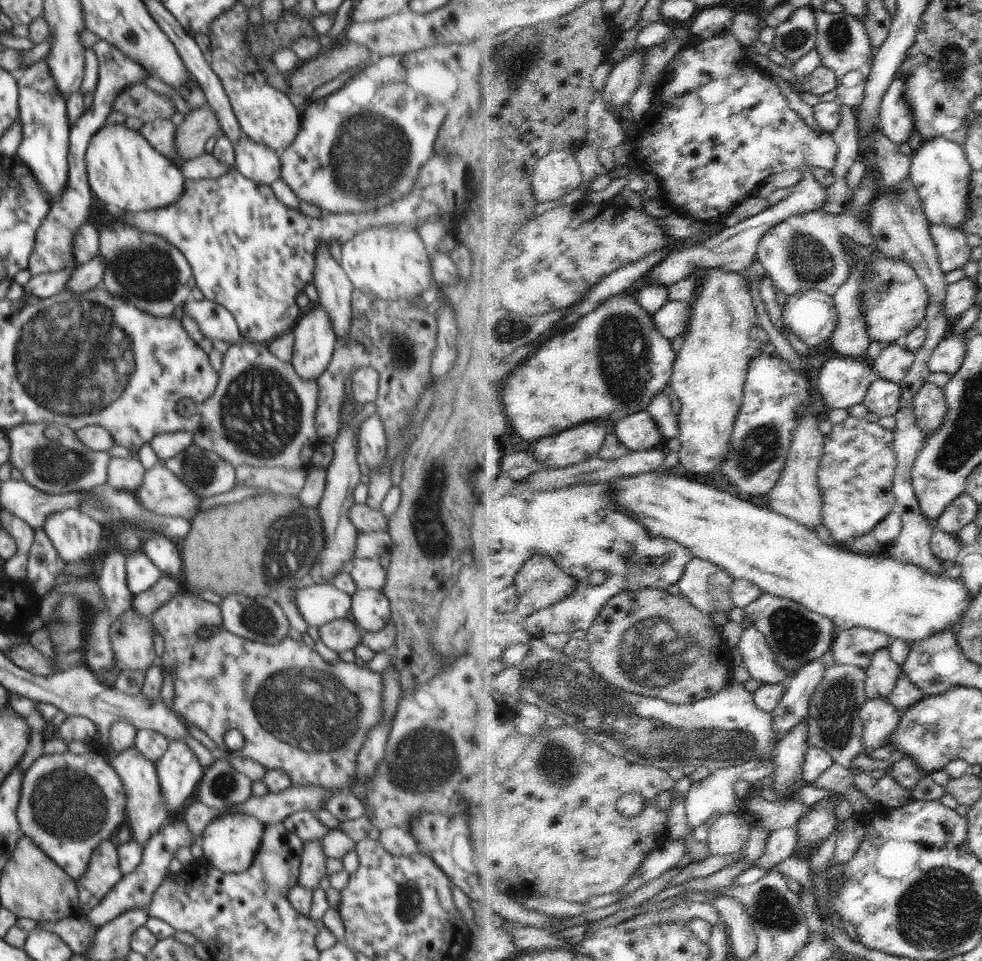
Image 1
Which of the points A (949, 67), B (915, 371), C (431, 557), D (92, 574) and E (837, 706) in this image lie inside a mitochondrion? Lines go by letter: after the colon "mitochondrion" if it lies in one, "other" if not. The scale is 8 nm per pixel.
A: mitochondrion
B: other
C: mitochondrion
D: other
E: mitochondrion

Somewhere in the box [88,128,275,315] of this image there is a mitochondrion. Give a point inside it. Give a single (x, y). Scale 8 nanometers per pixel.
(149, 275)

